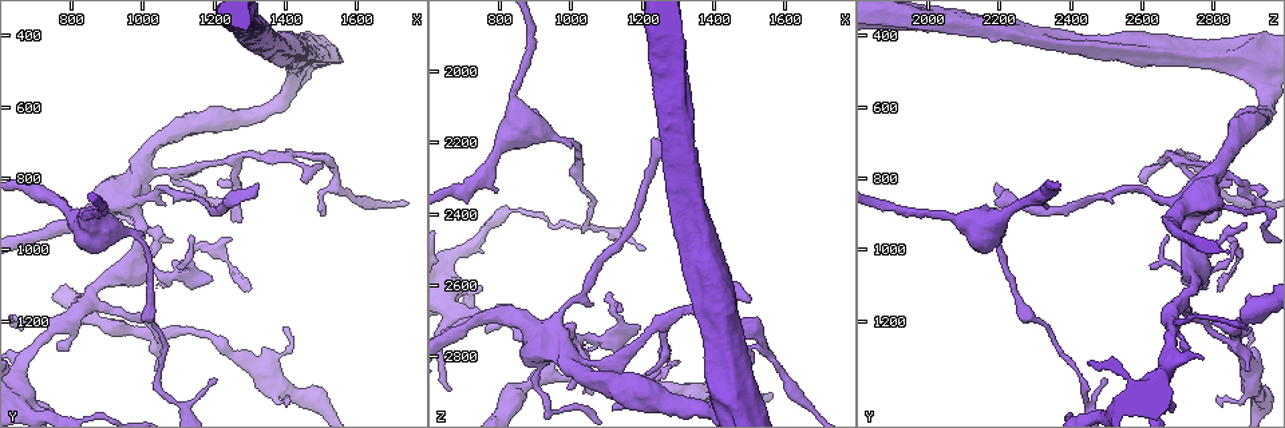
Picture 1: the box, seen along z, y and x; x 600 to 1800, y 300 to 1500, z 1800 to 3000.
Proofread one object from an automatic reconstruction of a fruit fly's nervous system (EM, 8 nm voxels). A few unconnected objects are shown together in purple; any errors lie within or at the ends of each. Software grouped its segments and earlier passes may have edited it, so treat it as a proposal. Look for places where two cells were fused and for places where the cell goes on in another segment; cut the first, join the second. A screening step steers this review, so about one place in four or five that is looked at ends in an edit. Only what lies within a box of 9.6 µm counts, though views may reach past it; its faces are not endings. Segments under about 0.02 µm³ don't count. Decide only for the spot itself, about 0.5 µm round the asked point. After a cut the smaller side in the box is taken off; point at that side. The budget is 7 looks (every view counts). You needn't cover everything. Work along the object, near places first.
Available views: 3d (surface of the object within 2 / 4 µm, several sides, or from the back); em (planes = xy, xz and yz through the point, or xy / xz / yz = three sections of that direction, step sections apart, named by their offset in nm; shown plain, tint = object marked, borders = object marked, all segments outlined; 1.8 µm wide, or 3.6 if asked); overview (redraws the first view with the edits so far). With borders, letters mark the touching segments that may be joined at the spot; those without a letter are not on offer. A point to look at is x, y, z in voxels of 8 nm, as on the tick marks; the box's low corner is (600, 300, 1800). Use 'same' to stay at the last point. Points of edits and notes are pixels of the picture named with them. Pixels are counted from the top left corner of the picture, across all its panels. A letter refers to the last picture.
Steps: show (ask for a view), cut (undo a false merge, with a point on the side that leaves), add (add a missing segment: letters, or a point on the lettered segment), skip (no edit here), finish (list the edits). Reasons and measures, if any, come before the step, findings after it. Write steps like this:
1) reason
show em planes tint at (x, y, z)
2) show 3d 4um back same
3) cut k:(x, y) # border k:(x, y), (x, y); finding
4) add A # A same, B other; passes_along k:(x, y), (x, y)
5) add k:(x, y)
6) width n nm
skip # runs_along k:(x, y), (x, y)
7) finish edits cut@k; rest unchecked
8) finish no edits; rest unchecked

free end
show 3d 2um at (1400, 1220, 2910)

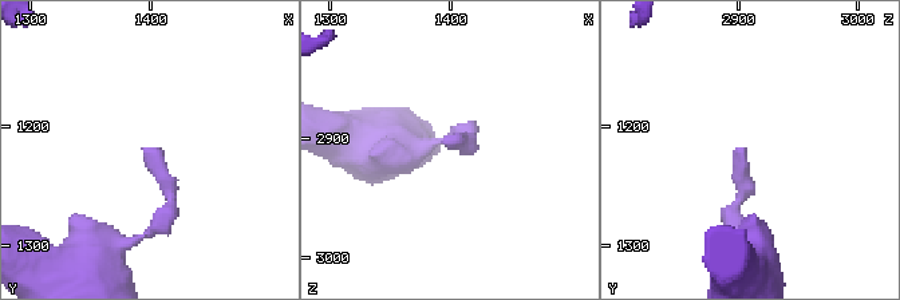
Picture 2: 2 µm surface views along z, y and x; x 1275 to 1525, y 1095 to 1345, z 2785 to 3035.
show em xy step 4 borders at (1396, 1220, 2908)

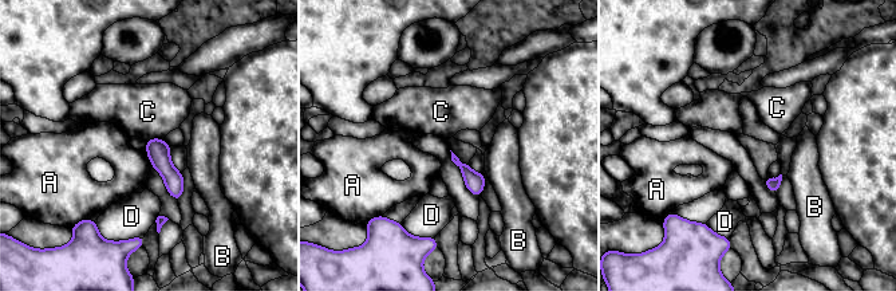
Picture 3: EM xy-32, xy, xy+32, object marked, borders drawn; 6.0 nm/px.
cut it another way
show em planes borders same

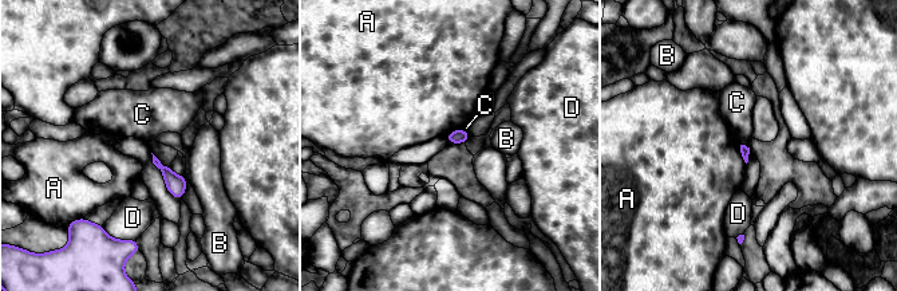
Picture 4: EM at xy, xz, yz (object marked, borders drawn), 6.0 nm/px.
longest_contact A 150 nm
skip # A other, B other, C other, D other; none of them fits

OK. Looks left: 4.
arms part here
show 3d 4um back at (1050, 1240, 2870)

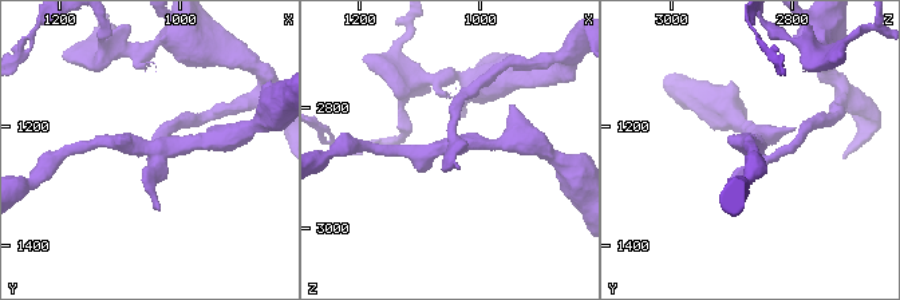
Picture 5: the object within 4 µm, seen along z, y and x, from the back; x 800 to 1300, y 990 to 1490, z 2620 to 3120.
show em planes borders at (1050, 1240, 2855)

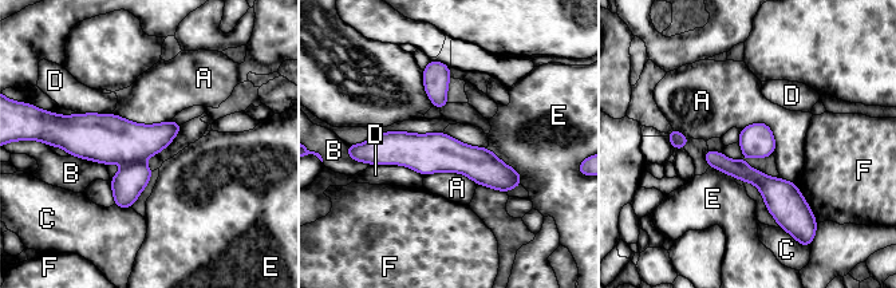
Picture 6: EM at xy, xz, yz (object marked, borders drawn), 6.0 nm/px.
width 200 nm; longest_contact A 360 nm
cut 6:(105, 138) # A other, B other, C other, D other, E other, F other; two cells meet here

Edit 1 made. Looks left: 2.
finish edits cut@6; rest unchecked

